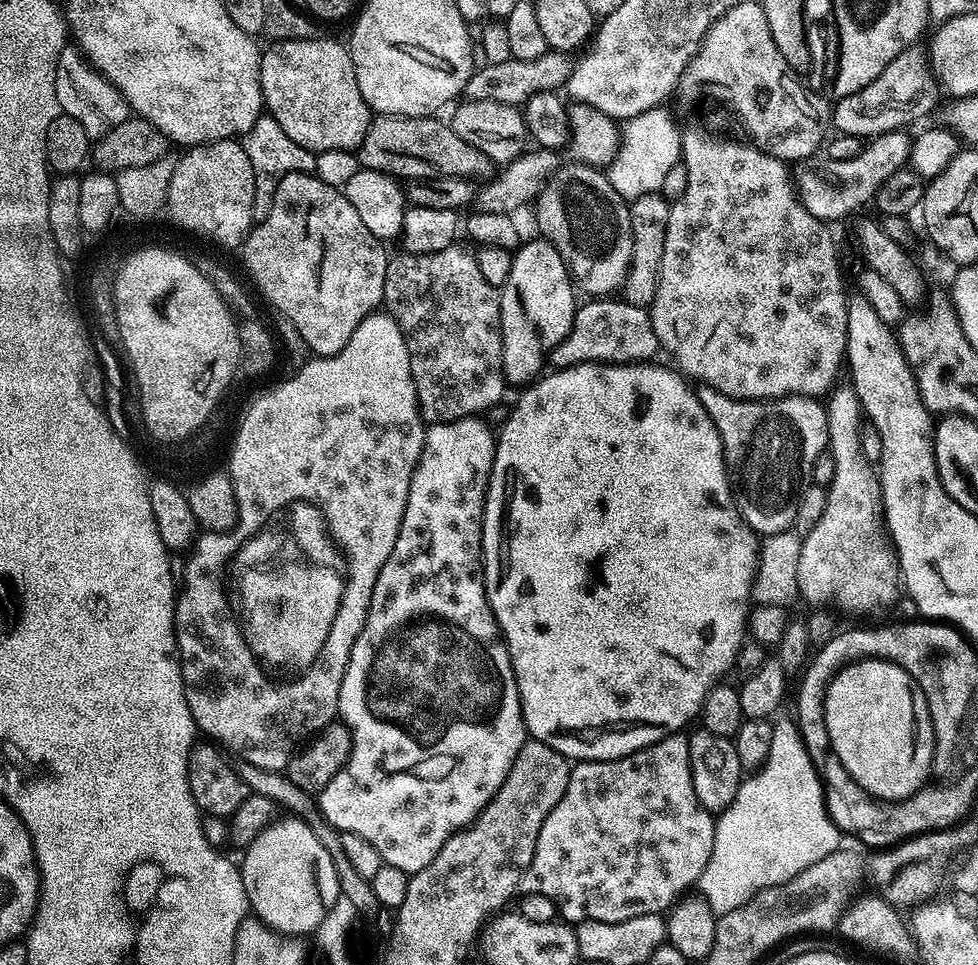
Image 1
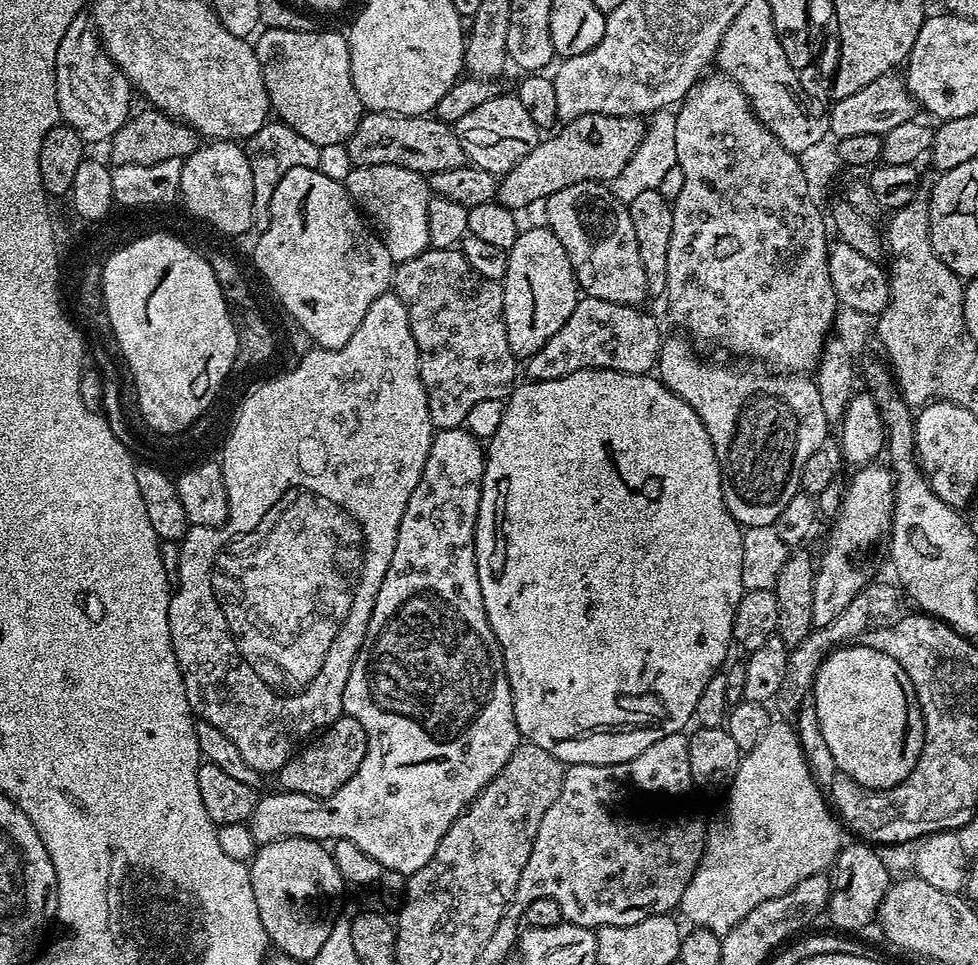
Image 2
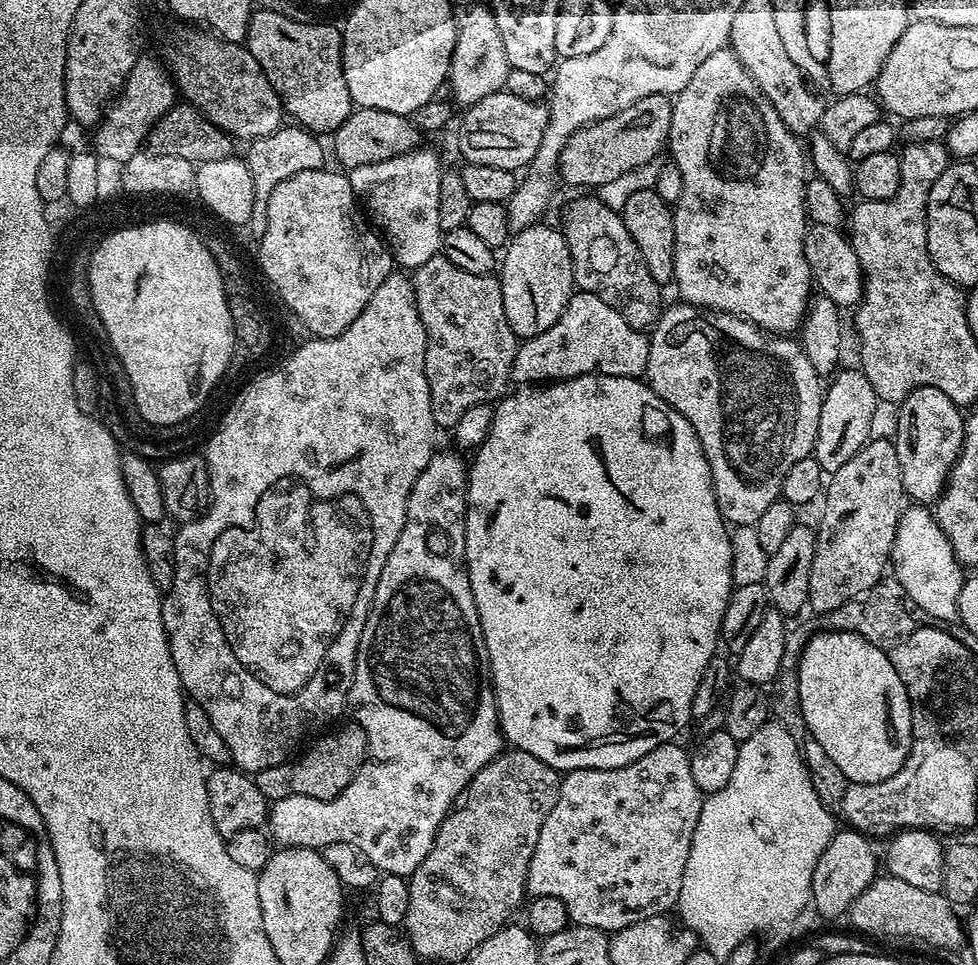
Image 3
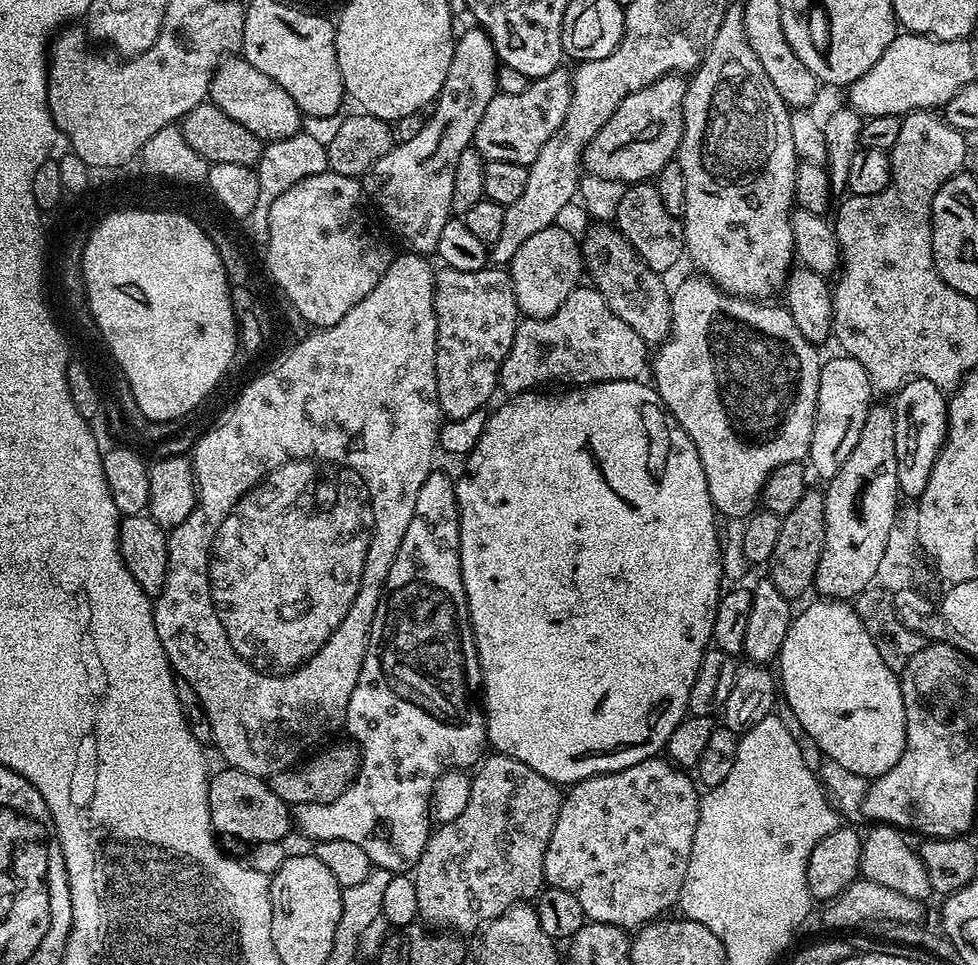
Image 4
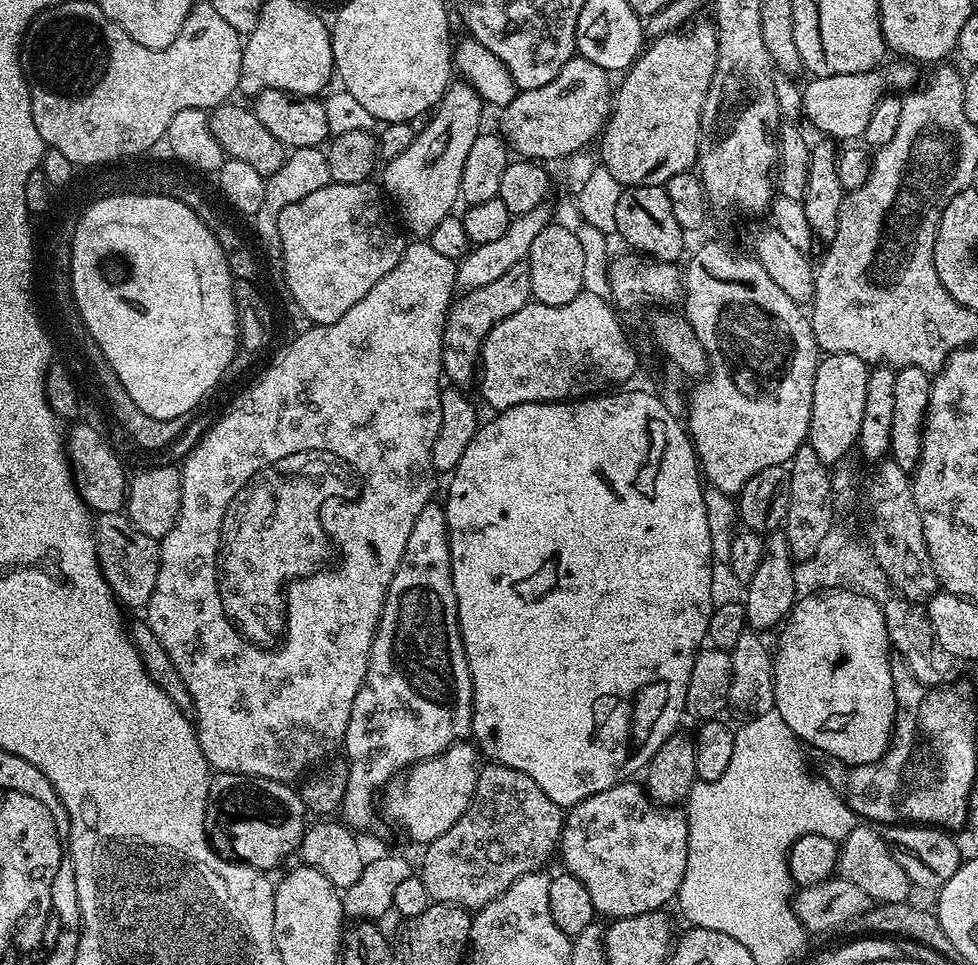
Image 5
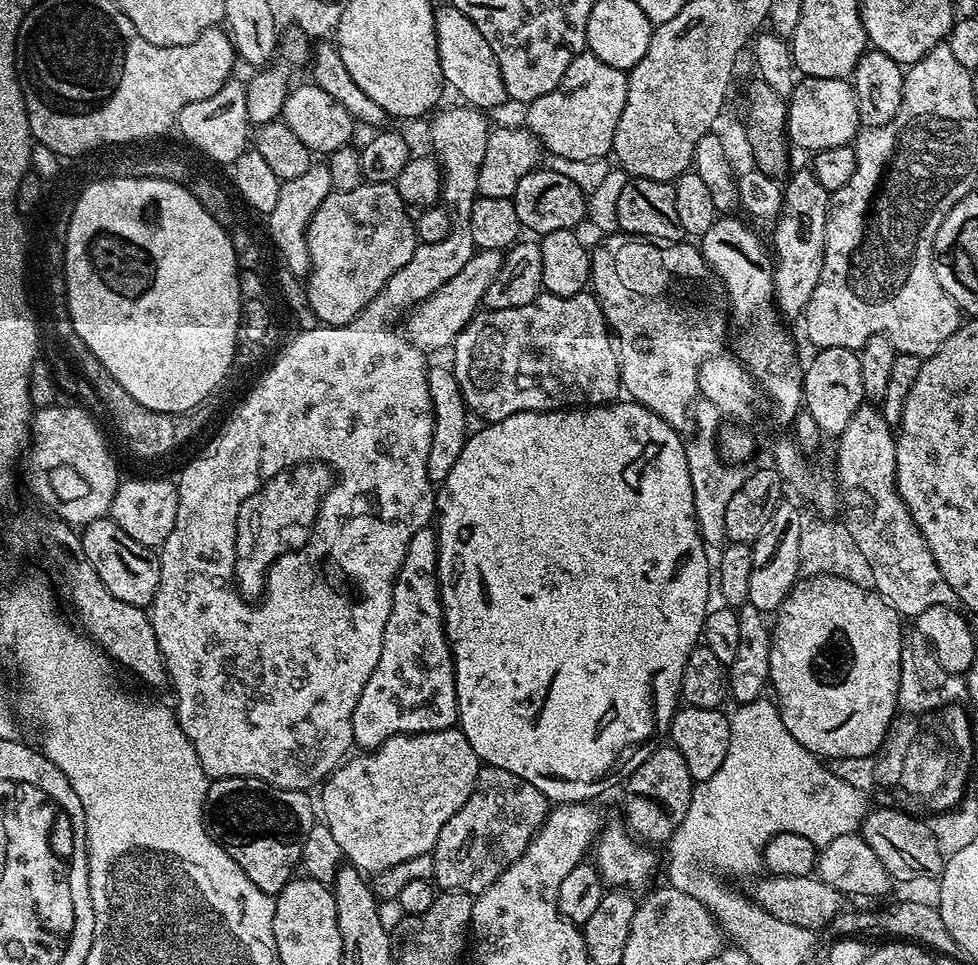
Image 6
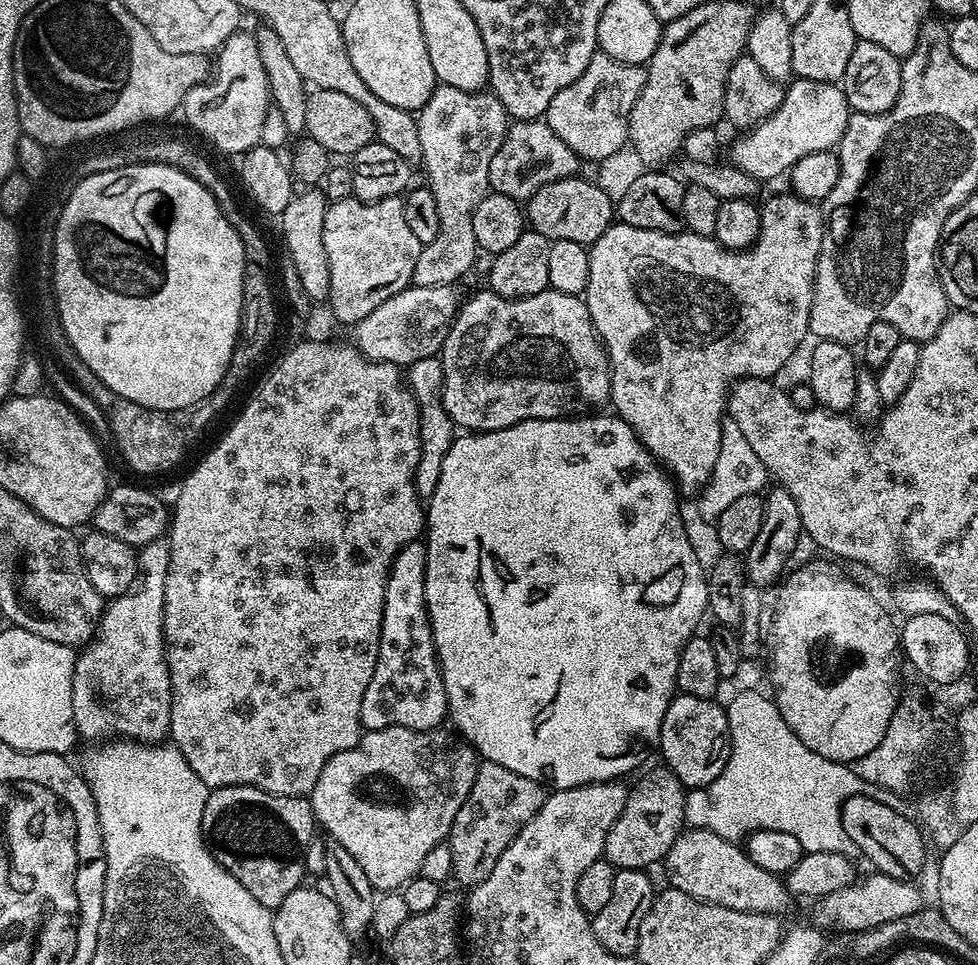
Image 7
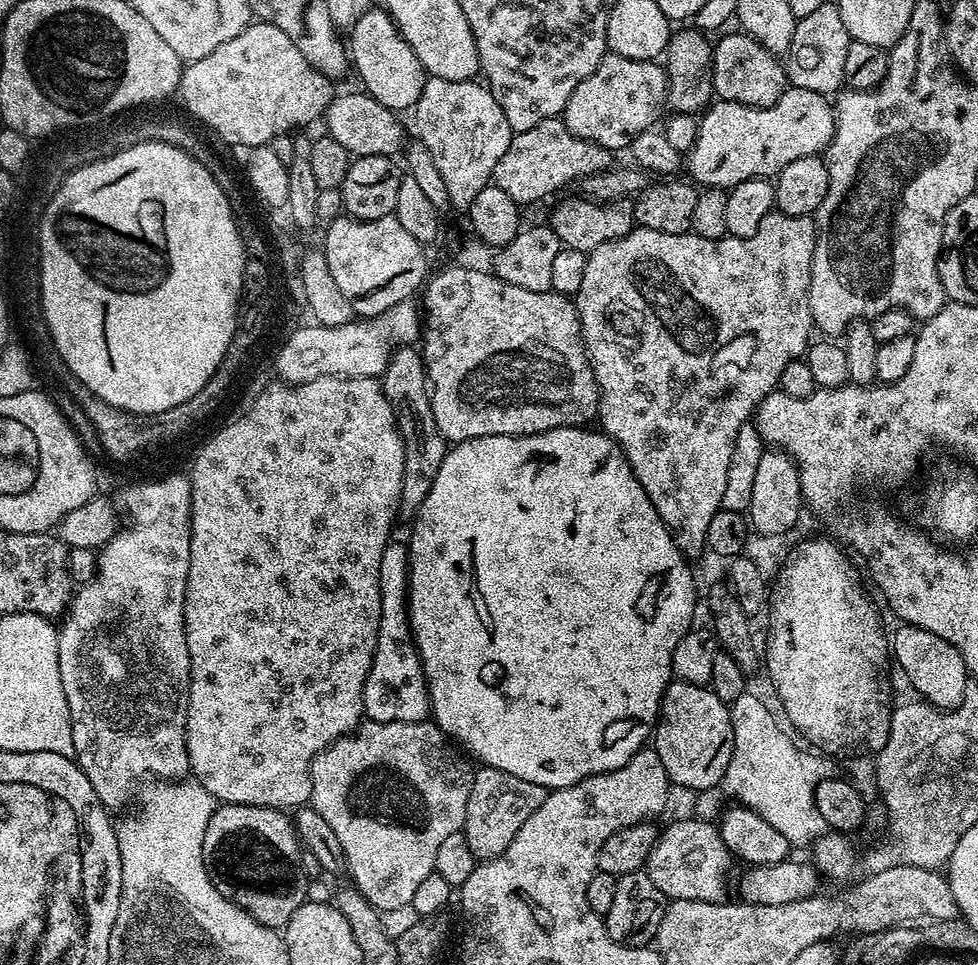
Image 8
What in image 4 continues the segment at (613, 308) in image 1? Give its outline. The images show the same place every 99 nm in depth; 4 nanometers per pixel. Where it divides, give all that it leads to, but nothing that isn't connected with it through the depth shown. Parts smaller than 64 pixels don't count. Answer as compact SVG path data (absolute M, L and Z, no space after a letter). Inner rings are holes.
M577 286L558 306L553 316L544 320L524 318L517 323L514 342L510 346L510 354L500 367L499 387L508 394L519 394L543 389L545 386L583 386L601 384L607 380L640 380L650 368L650 348L645 344L614 310L610 310L608 300L602 293L591 286Z

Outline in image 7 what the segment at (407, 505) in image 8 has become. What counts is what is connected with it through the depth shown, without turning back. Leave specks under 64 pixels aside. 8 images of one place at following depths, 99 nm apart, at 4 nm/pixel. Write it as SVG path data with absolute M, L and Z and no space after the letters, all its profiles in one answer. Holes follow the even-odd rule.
M441 357L418 358L418 362L407 365L406 383L420 408L420 457L414 470L412 485L416 487L416 495L421 501L427 502L438 486L438 477L442 474L442 461L445 460L453 440L458 435L450 414L446 414L440 393L444 388L444 365Z

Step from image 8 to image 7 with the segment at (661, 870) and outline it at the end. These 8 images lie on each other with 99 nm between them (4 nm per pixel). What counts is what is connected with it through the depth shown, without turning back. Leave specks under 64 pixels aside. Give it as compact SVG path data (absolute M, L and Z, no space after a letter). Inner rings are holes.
M708 828L681 831L680 837L664 857L662 868L668 871L667 883L671 887L714 906L780 916L794 903L794 897L781 877L762 870L762 866L754 863L739 843L722 838Z

